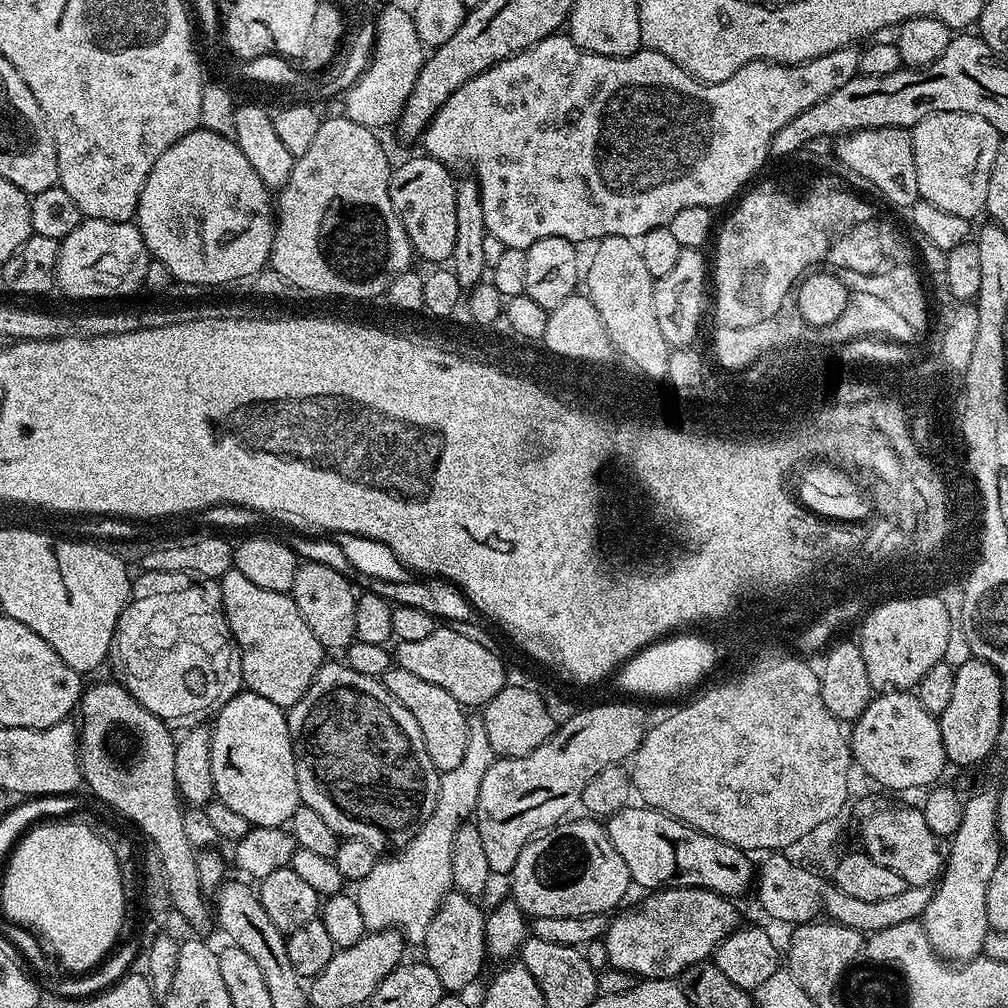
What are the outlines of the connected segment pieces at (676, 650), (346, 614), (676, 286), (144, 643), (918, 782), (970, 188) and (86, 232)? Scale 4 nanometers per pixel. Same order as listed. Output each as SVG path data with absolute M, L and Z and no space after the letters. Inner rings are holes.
M680 632L671 637L649 644L622 664L614 676L617 688L630 698L646 696L652 700L670 700L694 687L710 675L726 654L716 640L695 632Z
M304 562L294 574L294 586L290 595L298 606L298 614L306 618L306 626L314 630L314 638L318 638L324 649L343 650L356 639L354 610L358 592L349 577L338 574L338 570L330 570L330 566Z
M681 248L678 263L670 270L670 274L664 274L654 281L654 314L658 317L662 338L666 338L673 349L687 349L700 332L700 319L704 316L704 283L710 280L710 264L704 261L704 254L698 248Z
M145 572L139 573L140 577L135 577L132 585L132 595L127 606L122 610L118 618L118 626L114 630L112 639L112 650L110 653L110 665L116 671L115 679L122 685L129 694L150 714L154 714L160 720L173 722L177 720L181 724L181 729L187 730L193 726L199 725L203 716L211 717L219 708L230 698L234 698L236 693L241 691L242 681L240 678L240 645L232 639L232 631L228 625L228 619L224 613L224 603L222 602L222 590L219 580L211 580L208 576L196 576L192 572Z
M911 691L873 695L864 713L851 725L850 747L857 769L896 792L935 785L948 764L939 719L931 716Z
M939 112L933 116L922 118L922 122L910 129L914 146L914 166L918 166L918 190L920 199L934 202L938 210L946 210L946 214L958 214L976 218L984 212L986 202L986 185L990 183L990 170L994 167L994 157L998 154L1001 134L978 114L965 112Z
M81 219L80 224L60 241L56 263L56 284L76 300L104 300L107 296L132 296L144 288L148 247L132 222Z

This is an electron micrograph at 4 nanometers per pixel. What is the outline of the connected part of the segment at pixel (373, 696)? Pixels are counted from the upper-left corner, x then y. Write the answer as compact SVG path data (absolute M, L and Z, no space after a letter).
M325 662L318 670L314 682L302 694L302 698L293 708L287 709L288 729L292 739L292 749L294 750L294 762L296 763L296 777L298 778L298 790L300 791L300 803L310 806L310 810L315 810L323 820L341 838L362 838L366 846L370 846L378 854L388 854L393 850L405 848L418 834L422 822L430 818L430 810L434 810L434 802L438 794L438 782L440 773L437 772L434 762L430 762L430 754L426 754L426 742L422 742L422 730L418 730L418 722L414 722L410 710L402 706L384 689L383 683L374 678L366 678L366 674L358 674L358 670L350 670L347 663L332 664Z

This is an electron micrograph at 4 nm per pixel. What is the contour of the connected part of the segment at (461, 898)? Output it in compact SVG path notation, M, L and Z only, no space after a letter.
M455 890L448 892L446 898L438 906L434 918L430 918L430 926L426 930L426 938L422 945L423 959L438 974L438 982L442 982L445 993L460 994L480 976L486 961L484 947L485 909L480 909L473 897Z

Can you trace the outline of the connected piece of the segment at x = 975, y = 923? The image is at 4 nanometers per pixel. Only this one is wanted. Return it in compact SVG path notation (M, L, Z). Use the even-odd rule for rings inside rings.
M984 788L965 799L962 826L958 826L958 830L950 837L944 871L938 877L932 901L930 906L926 906L922 917L924 932L930 938L930 946L943 960L949 962L976 959L982 953L982 941L990 931L986 918L986 889L990 887L990 874L994 874L994 866L998 866L998 858L1002 851L1001 841L996 834L996 797L997 793L993 789L991 792L990 789Z

